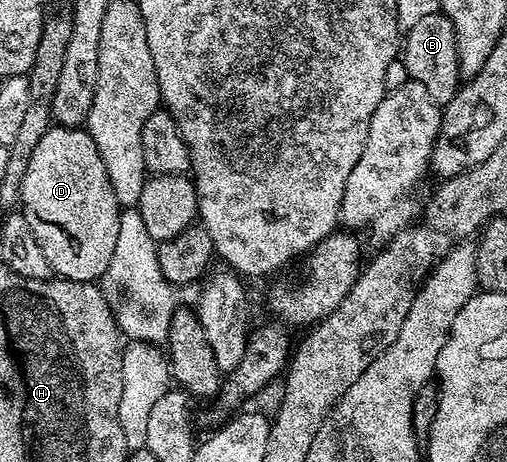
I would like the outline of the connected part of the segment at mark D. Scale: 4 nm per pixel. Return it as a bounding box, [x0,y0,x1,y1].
[20,125,122,283]

